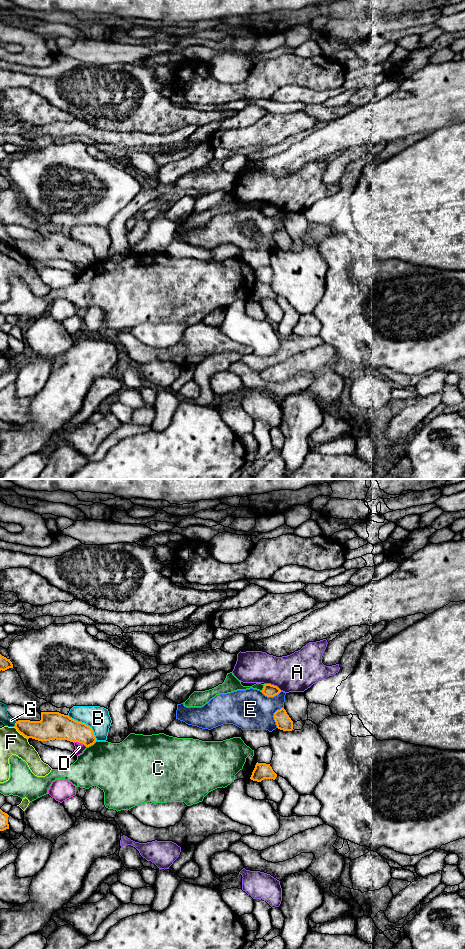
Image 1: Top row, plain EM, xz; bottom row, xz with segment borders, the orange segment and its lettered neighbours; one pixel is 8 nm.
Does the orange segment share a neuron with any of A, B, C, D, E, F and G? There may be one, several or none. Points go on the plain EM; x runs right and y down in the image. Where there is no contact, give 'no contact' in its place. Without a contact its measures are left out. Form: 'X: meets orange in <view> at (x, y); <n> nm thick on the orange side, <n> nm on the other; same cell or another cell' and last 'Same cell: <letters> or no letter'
A: meets orange in xz at (273, 205); 100 nm thick on the orange side, 320 nm on the other; another cell
B: meets orange in xz at (84, 243); 220 nm thick on the orange side, 190 nm on the other; another cell
C: meets orange in xz at (91, 264); 190 nm thick on the orange side, 400 nm on the other; another cell
D: meets orange in xz at (80, 262); 220 nm thick on the orange side, 80 nm on the other; another cell
E: meets orange in xz at (273, 236); 120 nm thick on the orange side, 320 nm on the other; another cell
F: meets orange in xz at (20, 253); 200 nm thick on the orange side, 190 nm on the other; another cell
G: meets orange in xz at (15, 244); 180 nm thick on the orange side, 90 nm on the other; another cell
Same cell: no letter

